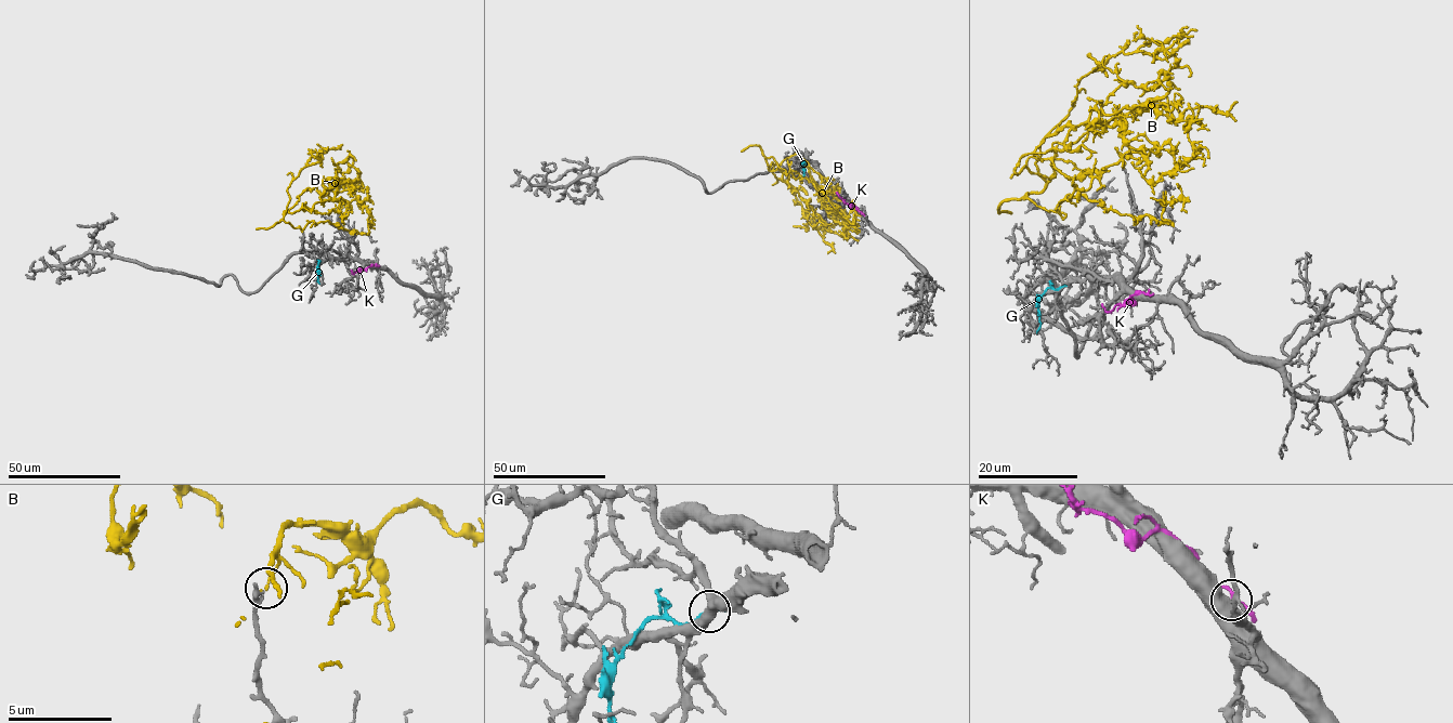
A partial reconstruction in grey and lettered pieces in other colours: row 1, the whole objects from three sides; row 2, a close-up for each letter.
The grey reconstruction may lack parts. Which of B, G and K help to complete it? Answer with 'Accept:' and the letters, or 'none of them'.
Accept: none of them

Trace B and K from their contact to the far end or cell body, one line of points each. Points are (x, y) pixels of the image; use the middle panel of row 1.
B: (823, 201), (824, 192), (786, 158), (770, 171), (766, 159), (811, 182), (858, 226)
K: (862, 212), (846, 204), (836, 192)

